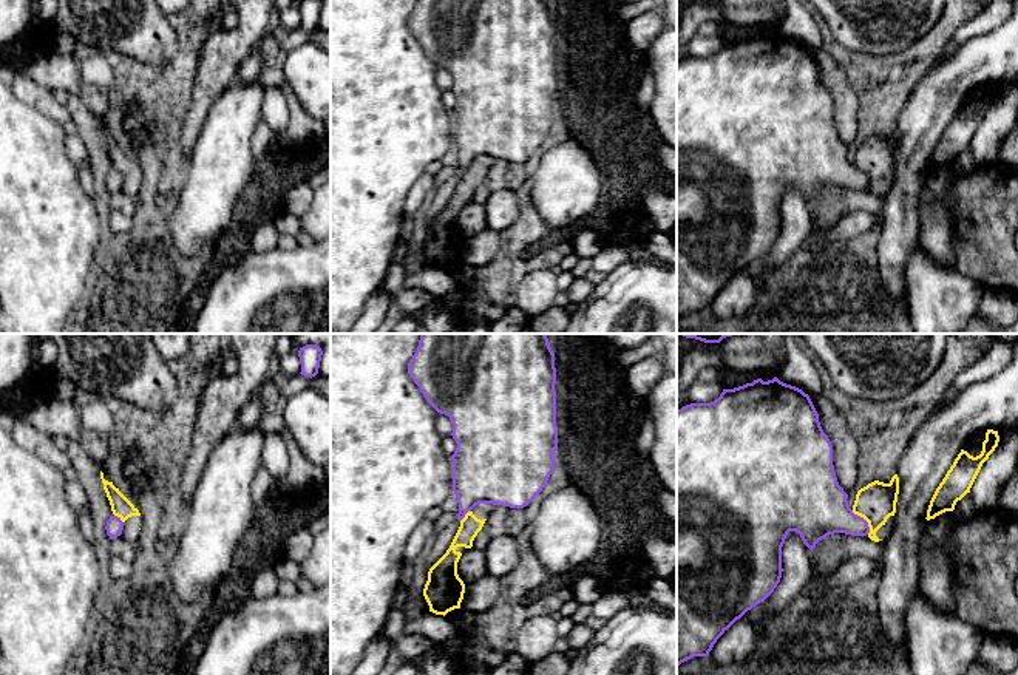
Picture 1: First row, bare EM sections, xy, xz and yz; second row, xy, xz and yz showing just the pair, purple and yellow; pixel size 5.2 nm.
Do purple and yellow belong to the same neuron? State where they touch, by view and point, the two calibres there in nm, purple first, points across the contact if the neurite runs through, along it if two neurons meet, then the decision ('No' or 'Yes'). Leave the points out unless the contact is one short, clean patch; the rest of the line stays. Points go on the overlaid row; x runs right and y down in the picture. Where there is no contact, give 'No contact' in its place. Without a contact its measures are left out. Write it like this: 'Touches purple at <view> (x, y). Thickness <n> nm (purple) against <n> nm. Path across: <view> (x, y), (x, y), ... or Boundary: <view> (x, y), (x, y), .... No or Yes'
Touches purple at yz (865, 521). Thickness 300 nm (purple) against 200 nm. Boundary: yz (851, 510), (867, 522), (868, 533). No

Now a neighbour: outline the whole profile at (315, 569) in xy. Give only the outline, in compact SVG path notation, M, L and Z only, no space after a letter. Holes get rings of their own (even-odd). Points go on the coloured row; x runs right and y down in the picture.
M331 524L314 531L314 545L301 562L304 587L324 587L331 582Z

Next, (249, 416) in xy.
M255 394L253 399L241 409L236 425L244 429L250 429L258 423L264 412L264 403L260 400L258 394Z

